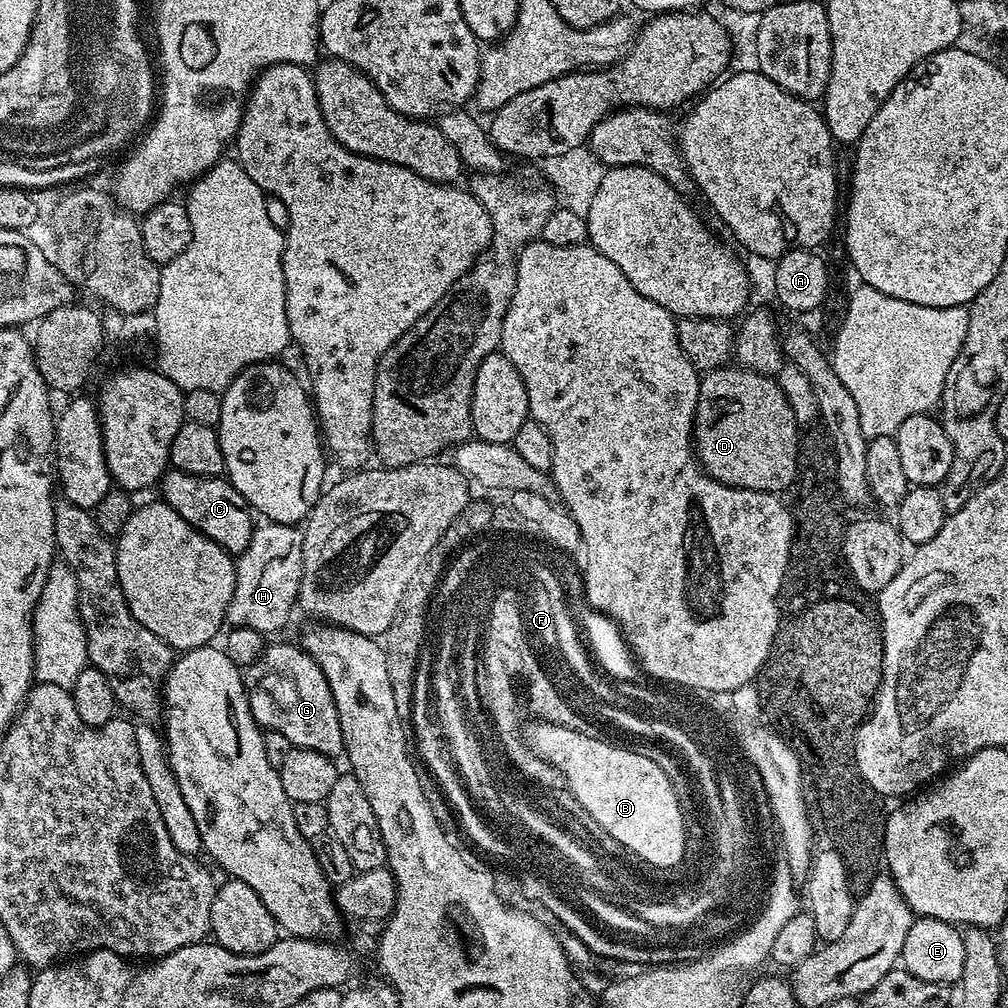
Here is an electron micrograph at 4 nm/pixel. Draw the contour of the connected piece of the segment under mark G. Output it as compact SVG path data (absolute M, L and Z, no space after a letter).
M269 643L260 657L243 669L244 689L252 717L261 729L286 734L297 748L339 757L344 752L342 726L338 722L338 710L334 706L326 674L308 652L292 644Z

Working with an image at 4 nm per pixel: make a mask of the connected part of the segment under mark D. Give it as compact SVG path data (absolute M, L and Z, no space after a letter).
M725 366L715 368L712 372L705 372L700 378L700 401L696 407L696 422L692 426L692 443L696 453L697 460L700 461L701 468L708 475L715 478L718 482L728 484L731 488L742 488L748 485L751 488L781 488L784 484L788 484L788 480L792 479L793 471L793 452L798 445L795 441L795 431L799 428L796 422L794 410L791 409L790 402L787 401L786 394L780 389L780 385L773 379L771 375L763 372L752 372L748 368L739 366Z

